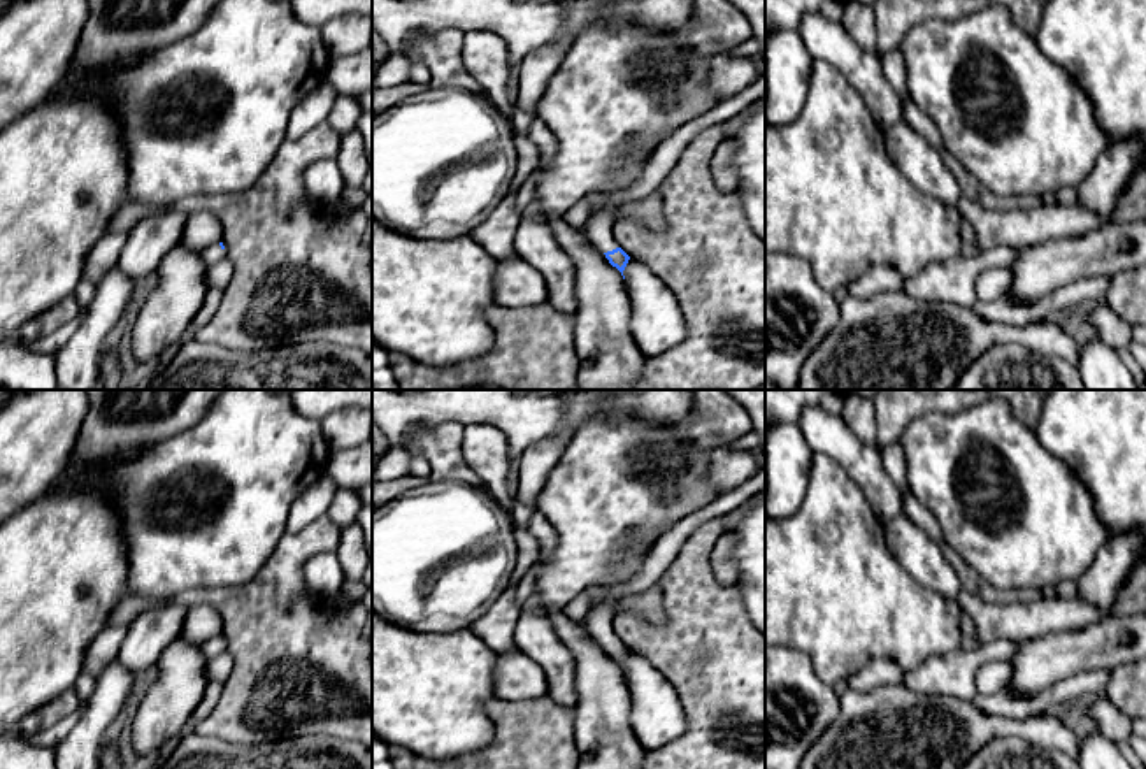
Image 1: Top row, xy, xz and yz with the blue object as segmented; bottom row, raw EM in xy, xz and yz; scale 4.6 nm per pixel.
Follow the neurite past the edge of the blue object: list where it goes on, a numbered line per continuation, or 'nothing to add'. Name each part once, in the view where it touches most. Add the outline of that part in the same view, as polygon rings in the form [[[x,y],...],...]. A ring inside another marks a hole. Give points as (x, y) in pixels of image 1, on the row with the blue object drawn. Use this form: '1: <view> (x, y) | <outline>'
1: xz (601, 227) | [[[605,191],[597,195],[600,204],[586,223],[586,237],[602,253],[616,249],[612,211],[623,200],[623,191]]]

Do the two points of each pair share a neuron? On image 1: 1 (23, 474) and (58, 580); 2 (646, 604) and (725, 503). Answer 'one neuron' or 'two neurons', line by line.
1: two neurons
2: two neurons

